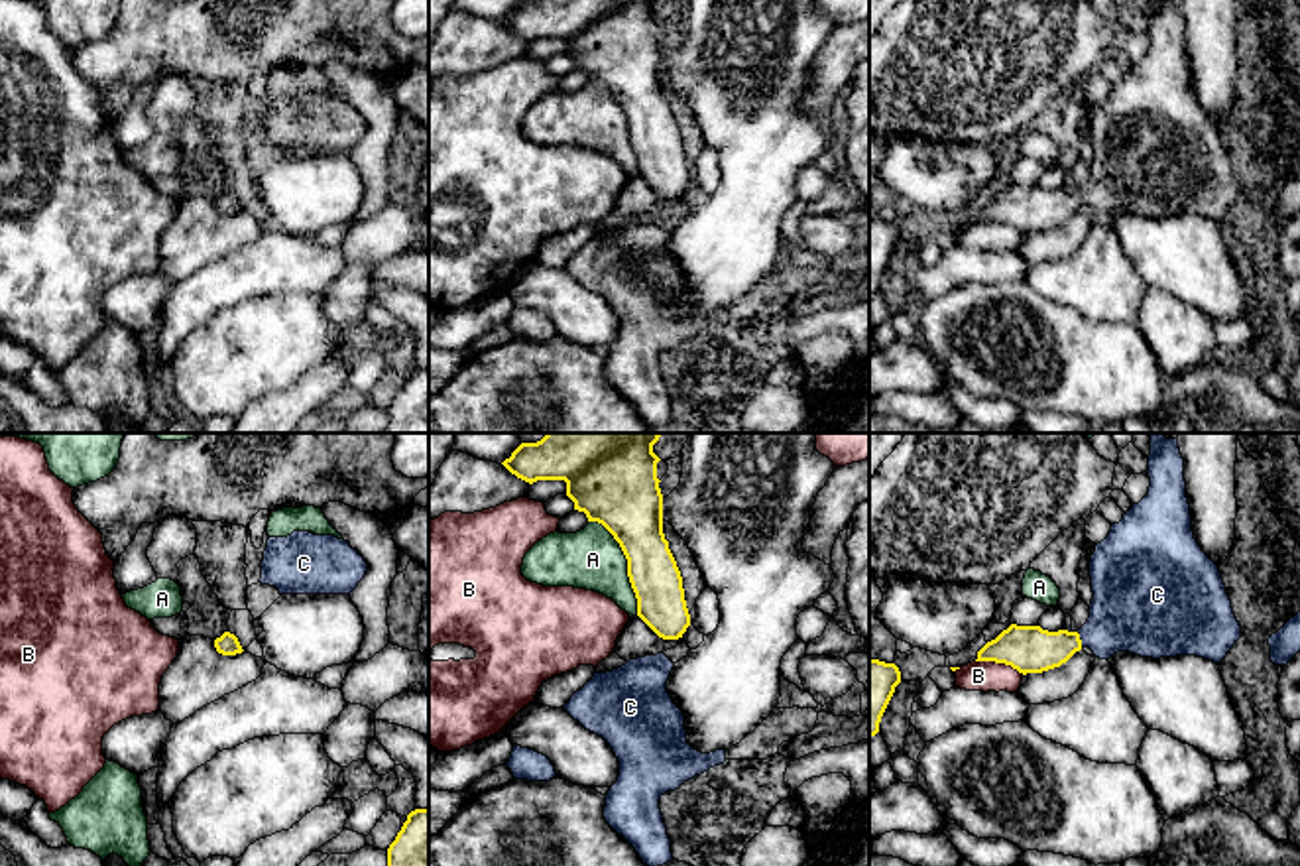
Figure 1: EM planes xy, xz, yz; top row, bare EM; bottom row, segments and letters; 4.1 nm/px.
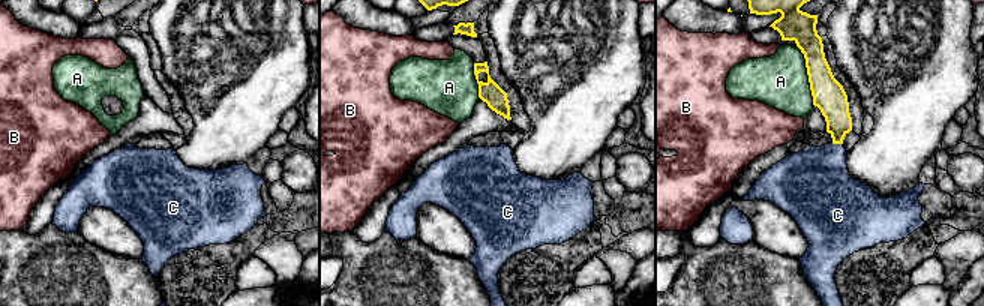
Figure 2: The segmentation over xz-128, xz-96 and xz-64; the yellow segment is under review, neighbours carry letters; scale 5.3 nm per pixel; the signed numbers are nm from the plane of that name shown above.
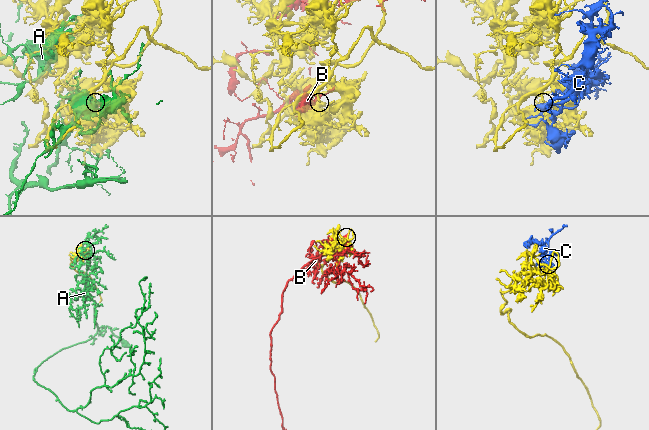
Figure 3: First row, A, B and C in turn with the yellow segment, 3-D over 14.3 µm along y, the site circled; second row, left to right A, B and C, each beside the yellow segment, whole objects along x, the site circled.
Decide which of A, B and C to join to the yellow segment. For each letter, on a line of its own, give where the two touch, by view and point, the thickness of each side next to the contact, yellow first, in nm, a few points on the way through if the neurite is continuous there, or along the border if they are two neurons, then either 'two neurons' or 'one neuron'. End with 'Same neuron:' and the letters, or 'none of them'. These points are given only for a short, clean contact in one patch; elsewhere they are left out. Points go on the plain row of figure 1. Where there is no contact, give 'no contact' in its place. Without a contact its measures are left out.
A: contact xz (628, 123); calibres 280 and 240 nm; two neurons
B: contact yz (1000, 221); calibres 190 and 130 nm; two neurons
C: contact yz (1080, 199); calibres 190 and 340 nm; way yz (1025, 207), (1057, 207), (1080, 199), (1104, 193), (1133, 170); one neuron
Same neuron: C

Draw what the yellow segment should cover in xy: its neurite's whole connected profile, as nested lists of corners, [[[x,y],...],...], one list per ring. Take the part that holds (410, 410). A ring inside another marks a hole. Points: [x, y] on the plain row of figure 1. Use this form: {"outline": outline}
{"outline": [[[429,368],[407,374],[387,407],[387,425],[380,433],[429,433]]]}

